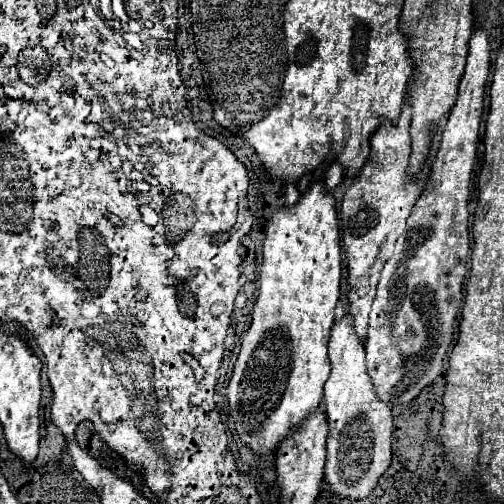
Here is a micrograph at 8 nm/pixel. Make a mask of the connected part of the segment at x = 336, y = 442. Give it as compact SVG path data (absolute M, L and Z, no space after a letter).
M344 315L338 323L334 323L328 349L332 371L324 385L324 413L328 419L328 459L324 481L334 497L360 501L372 493L378 479L392 463L392 413L372 389L372 381L366 373L364 343L360 343L350 315Z

